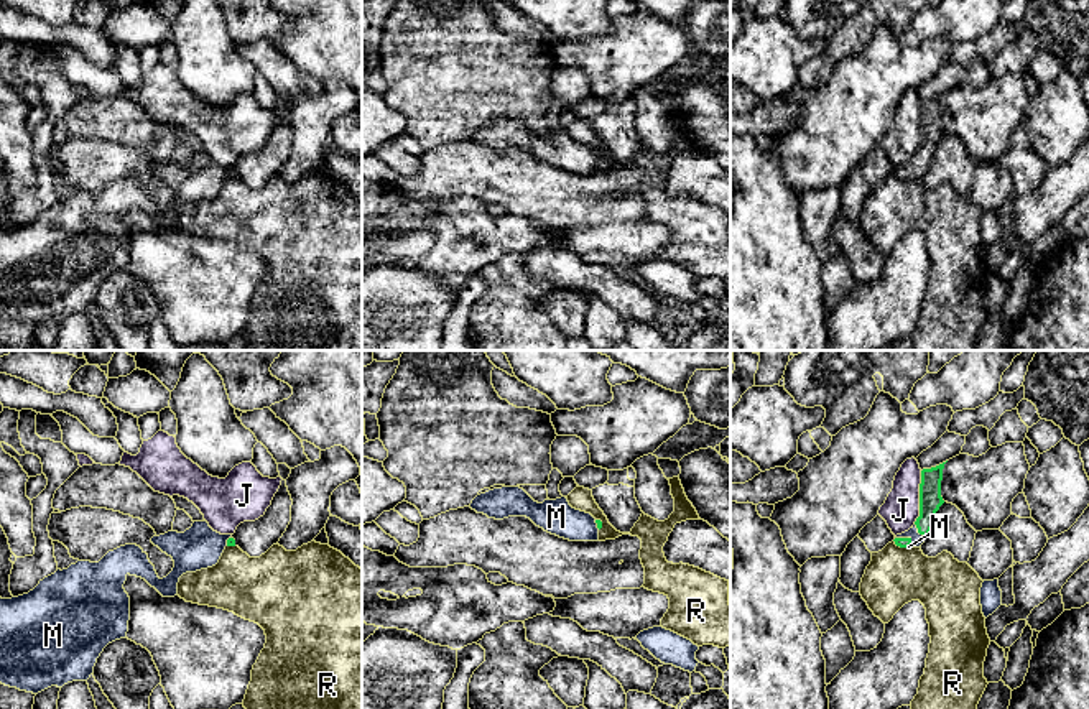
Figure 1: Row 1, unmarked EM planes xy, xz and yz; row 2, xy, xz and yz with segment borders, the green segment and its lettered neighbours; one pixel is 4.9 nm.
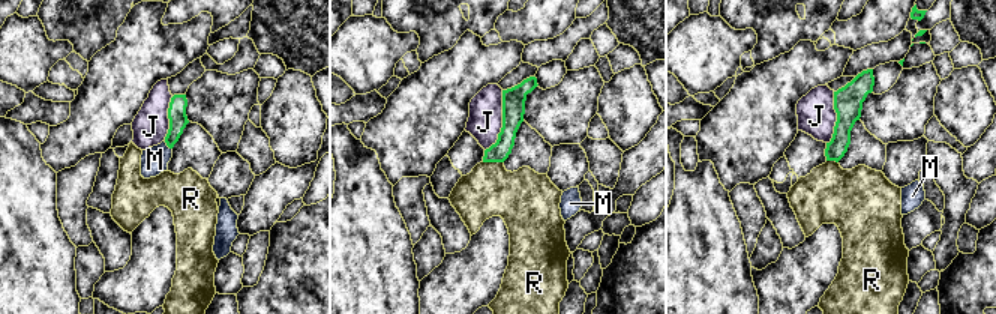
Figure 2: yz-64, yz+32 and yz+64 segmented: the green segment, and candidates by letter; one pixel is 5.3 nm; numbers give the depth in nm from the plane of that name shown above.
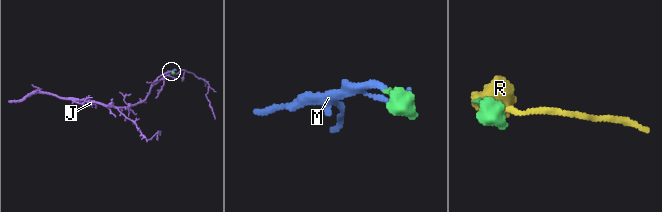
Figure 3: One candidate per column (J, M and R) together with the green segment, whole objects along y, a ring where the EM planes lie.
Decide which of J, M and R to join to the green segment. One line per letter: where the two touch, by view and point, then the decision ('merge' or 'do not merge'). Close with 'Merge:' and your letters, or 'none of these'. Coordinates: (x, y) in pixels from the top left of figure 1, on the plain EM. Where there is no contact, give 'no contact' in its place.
J: meets green in yz at (920, 129); do not merge
M: meets green in yz at (918, 163); merge
R: meets green in yz at (900, 178); do not merge
Merge: M

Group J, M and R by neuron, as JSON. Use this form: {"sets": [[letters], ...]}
{"sets": [["J"], ["M"], ["R"]]}

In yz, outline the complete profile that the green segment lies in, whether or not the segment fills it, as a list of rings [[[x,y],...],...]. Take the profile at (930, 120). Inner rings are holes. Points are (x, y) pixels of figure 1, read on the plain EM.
[[[939,95],[931,100],[921,102],[921,115],[920,115],[920,148],[915,156],[895,168],[895,176],[900,179],[921,179],[926,168],[929,166],[934,153],[934,146],[939,138],[944,135],[941,128],[941,112],[944,95]]]

